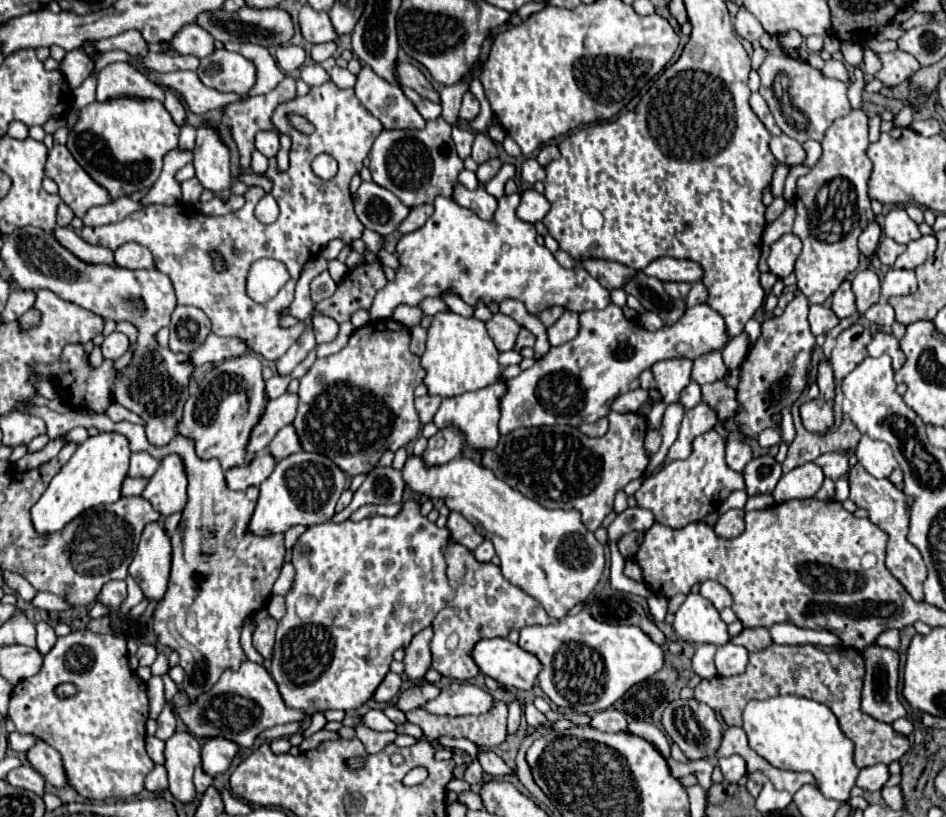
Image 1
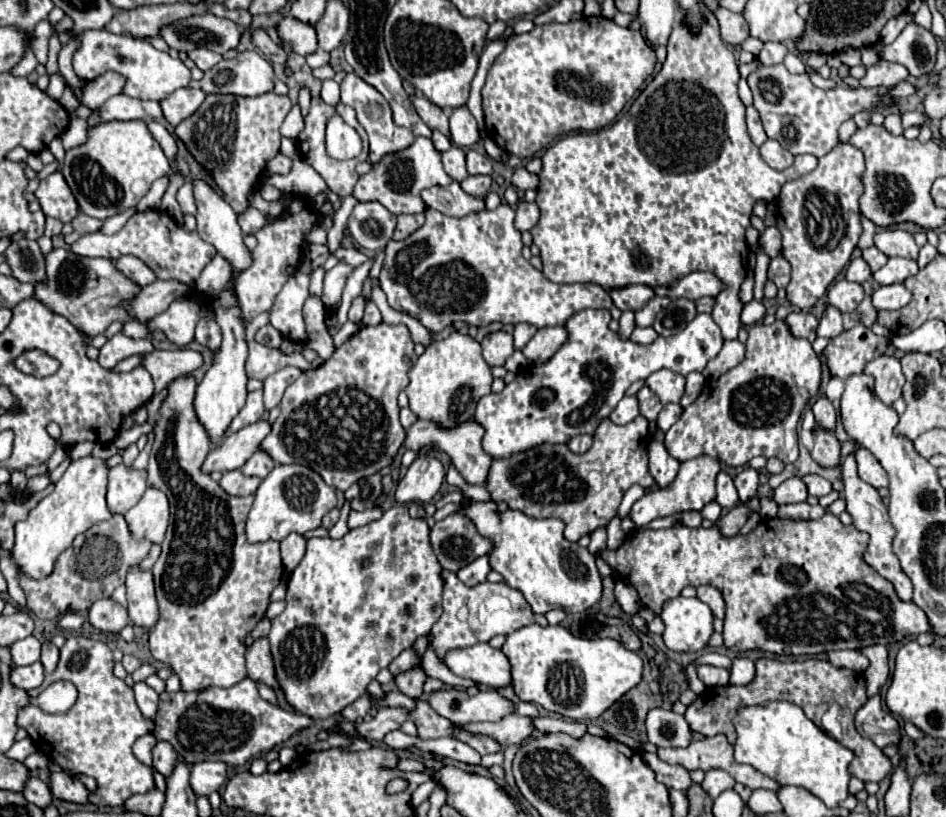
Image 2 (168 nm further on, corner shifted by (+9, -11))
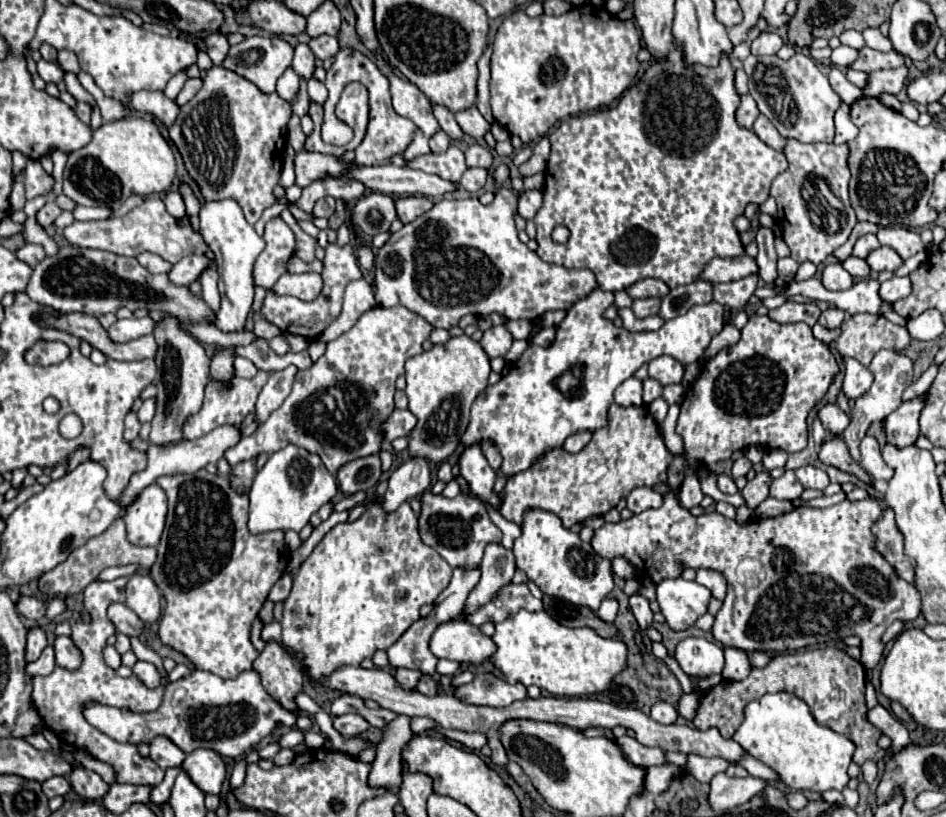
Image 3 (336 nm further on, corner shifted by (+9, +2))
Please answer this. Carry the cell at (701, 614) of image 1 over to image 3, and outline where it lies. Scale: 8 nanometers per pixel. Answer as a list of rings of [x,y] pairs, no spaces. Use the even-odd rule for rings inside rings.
[[[682,577],[664,579],[656,591],[660,611],[672,631],[686,631],[688,627],[694,627],[696,619],[708,611],[708,601],[712,597],[706,587],[696,581],[684,581]]]

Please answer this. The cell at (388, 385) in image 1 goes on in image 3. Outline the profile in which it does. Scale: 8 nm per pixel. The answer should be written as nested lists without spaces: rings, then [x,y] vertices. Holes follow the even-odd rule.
[[[396,305],[396,307],[374,307],[370,311],[366,311],[356,325],[342,333],[338,339],[328,343],[326,353],[308,369],[298,371],[292,391],[290,395],[284,399],[284,403],[248,437],[242,437],[240,443],[234,449],[226,451],[226,459],[230,465],[236,465],[238,461],[246,459],[246,457],[254,457],[260,453],[276,453],[280,449],[284,449],[286,445],[296,445],[302,447],[310,453],[320,455],[322,463],[326,465],[326,469],[336,475],[336,471],[360,457],[368,457],[368,455],[378,455],[382,441],[384,441],[384,433],[382,433],[382,423],[390,417],[390,413],[394,411],[394,383],[398,379],[398,375],[404,373],[404,363],[422,353],[422,341],[428,339],[432,331],[432,325],[418,317],[416,313],[412,313],[410,309]]]

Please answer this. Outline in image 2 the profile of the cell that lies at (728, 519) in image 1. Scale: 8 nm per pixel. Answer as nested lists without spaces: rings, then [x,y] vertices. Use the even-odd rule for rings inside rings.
[[[738,504],[732,510],[728,510],[718,522],[716,526],[720,528],[720,532],[724,536],[736,536],[738,530],[748,522],[748,518],[752,516],[752,510],[746,504]]]

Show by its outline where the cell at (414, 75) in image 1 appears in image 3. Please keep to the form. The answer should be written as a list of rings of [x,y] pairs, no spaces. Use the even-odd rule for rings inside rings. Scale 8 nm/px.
[[[432,105],[432,111],[434,111],[434,117],[438,119],[440,127],[450,135],[450,139],[452,139],[452,141],[460,141],[464,133],[462,133],[462,129],[460,129],[458,123],[456,123],[454,113],[448,111],[448,109],[442,107],[442,105]]]

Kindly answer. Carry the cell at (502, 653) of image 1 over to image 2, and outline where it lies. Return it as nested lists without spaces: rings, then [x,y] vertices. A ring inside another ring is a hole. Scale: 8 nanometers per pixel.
[[[474,644],[468,648],[454,648],[446,652],[444,664],[462,678],[474,680],[488,688],[502,688],[510,684],[508,658],[490,644]]]

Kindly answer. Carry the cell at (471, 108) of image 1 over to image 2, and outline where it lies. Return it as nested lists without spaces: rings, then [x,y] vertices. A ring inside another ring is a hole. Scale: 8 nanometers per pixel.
[[[466,106],[452,110],[450,114],[450,132],[452,132],[452,142],[460,148],[470,148],[480,140],[478,126],[474,116]]]

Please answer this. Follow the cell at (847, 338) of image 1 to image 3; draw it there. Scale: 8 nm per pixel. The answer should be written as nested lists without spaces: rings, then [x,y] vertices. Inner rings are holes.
[[[858,313],[840,325],[840,337],[834,343],[844,359],[852,357],[868,367],[880,349],[906,349],[910,335],[906,327],[890,323],[884,315]]]

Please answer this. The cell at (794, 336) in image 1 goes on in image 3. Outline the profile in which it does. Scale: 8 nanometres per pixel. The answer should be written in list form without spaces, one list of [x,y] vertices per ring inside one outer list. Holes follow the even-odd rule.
[[[750,315],[742,337],[736,345],[722,349],[716,357],[704,363],[700,377],[686,389],[680,405],[676,433],[684,441],[684,451],[690,461],[712,467],[716,461],[730,459],[732,453],[758,445],[762,449],[782,449],[786,453],[802,451],[808,443],[808,411],[822,401],[832,377],[838,373],[838,363],[828,345],[812,335],[806,323],[780,325],[768,315]]]

